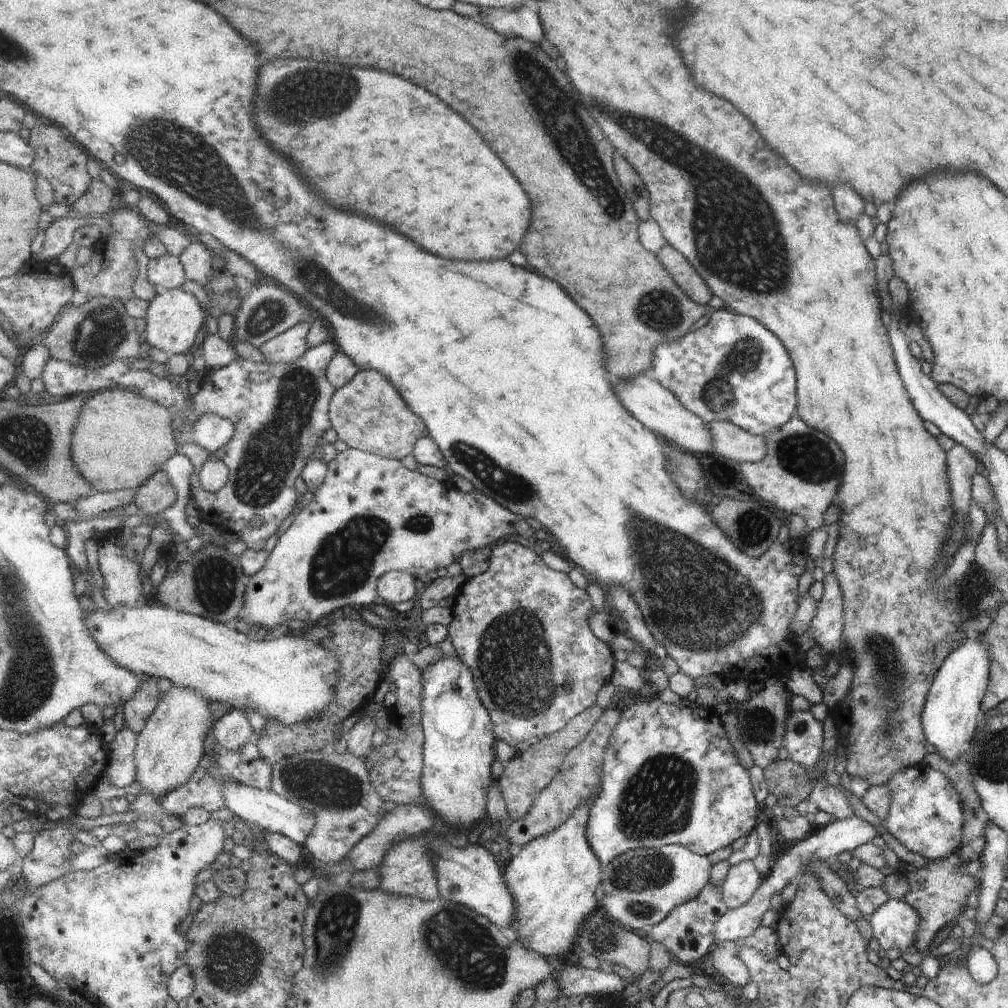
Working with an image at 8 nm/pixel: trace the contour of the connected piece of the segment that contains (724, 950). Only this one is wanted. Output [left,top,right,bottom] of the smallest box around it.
[707,941,751,986]

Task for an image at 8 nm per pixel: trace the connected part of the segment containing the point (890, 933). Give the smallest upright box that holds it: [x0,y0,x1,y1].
[868,899,919,952]

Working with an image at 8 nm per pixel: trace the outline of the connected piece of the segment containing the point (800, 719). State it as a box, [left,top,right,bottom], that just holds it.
[783,711,825,771]

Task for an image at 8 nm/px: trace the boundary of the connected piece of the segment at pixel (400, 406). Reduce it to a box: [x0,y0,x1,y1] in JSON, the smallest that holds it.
[331,369,429,461]

